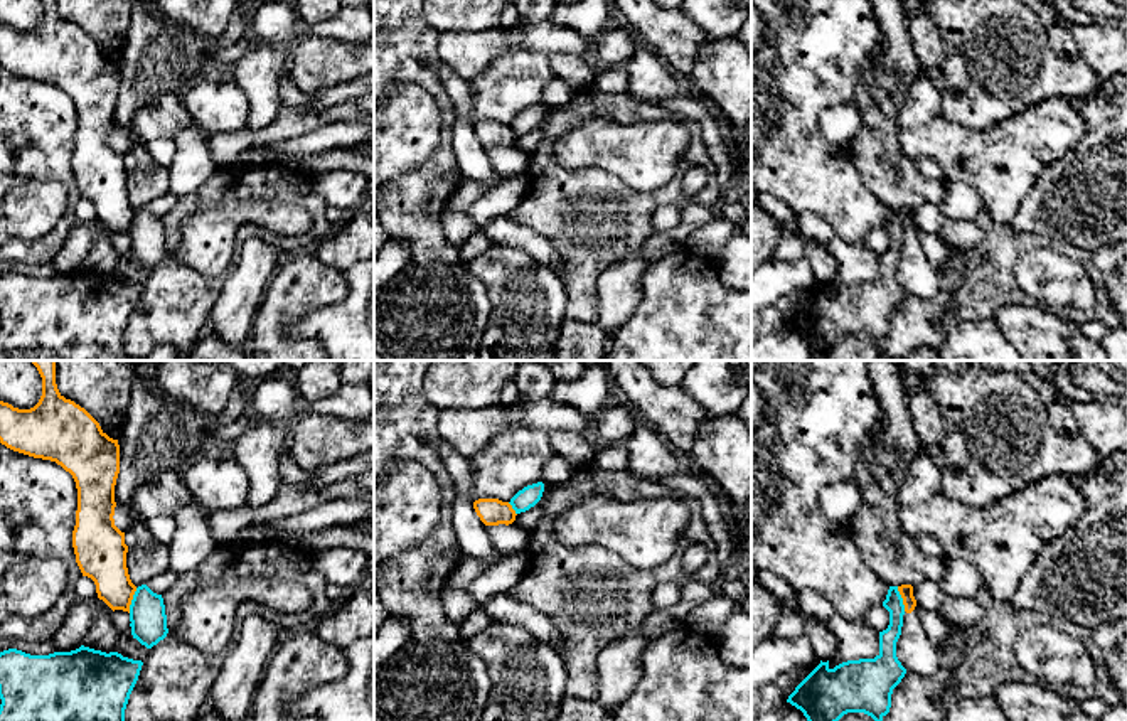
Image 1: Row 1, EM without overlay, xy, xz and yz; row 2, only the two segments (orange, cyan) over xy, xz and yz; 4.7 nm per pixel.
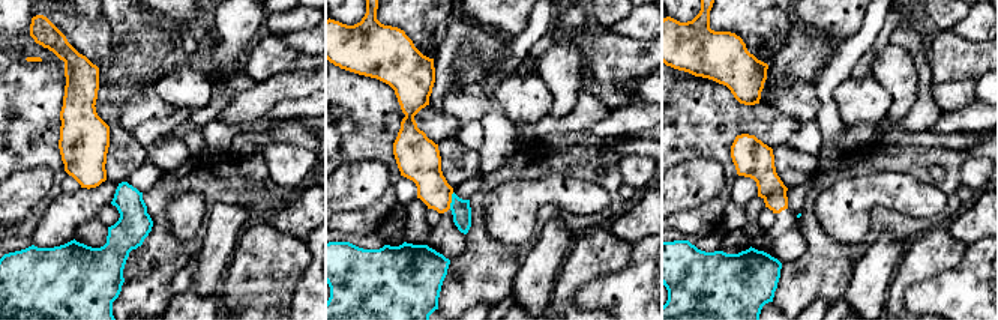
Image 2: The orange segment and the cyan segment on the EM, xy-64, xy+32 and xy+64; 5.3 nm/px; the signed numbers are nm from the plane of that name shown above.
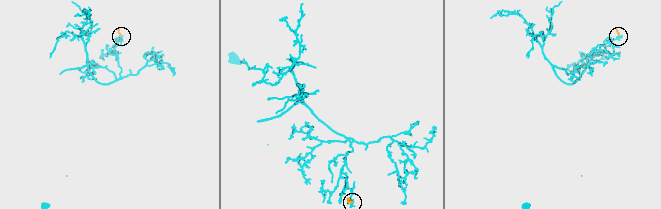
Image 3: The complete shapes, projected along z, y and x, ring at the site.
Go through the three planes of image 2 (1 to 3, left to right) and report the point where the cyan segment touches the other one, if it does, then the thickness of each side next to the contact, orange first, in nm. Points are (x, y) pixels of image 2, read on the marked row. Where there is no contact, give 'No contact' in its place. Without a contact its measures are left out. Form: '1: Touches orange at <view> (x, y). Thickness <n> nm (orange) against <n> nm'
1: No contact
2: Touches orange at xy+32 (450, 200). Thickness 200 nm (orange) against 110 nm
3: No contact

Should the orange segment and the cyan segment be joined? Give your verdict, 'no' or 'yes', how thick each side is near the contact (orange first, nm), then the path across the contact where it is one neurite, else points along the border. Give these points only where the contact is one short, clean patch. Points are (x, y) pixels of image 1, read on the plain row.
no | 240/180 nm | along xy (137, 211), (128, 234)

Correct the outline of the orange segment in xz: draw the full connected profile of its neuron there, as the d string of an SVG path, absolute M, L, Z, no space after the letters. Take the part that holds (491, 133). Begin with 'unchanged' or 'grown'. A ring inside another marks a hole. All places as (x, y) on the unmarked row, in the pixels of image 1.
unchanged | M478 121L473 125L473 131L485 148L509 148L517 138L509 125L499 121Z

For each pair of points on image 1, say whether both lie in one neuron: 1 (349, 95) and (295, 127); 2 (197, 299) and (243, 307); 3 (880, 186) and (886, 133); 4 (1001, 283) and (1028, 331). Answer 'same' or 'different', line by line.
1: different
2: different
3: same
4: different

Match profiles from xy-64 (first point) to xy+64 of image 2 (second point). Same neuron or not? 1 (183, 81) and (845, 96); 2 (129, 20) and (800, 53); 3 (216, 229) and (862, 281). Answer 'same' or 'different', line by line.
1: same
2: same
3: same

